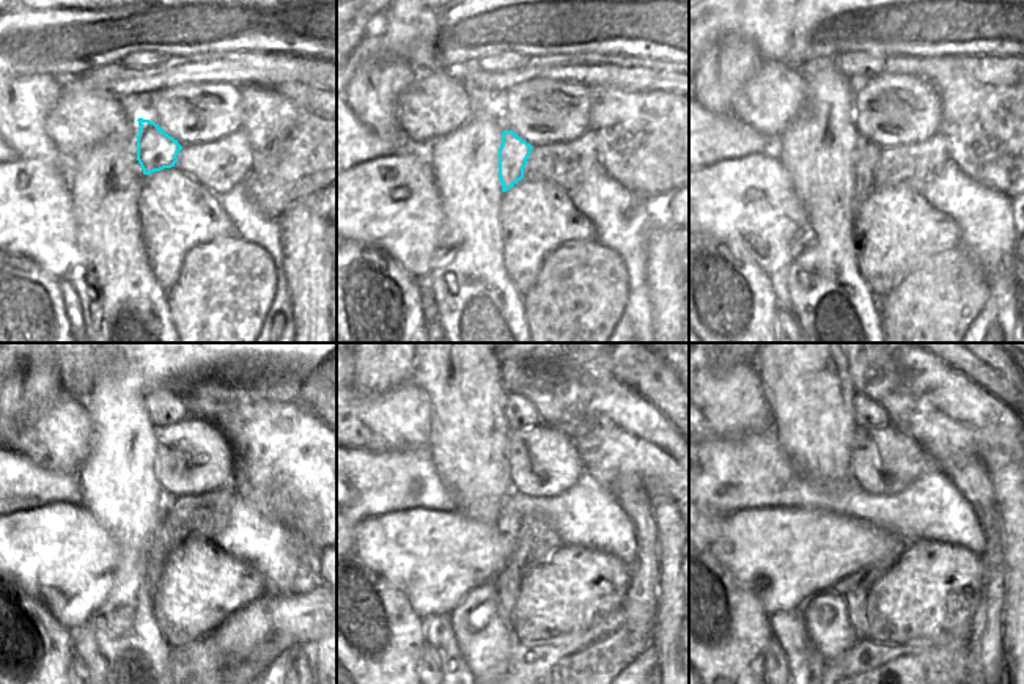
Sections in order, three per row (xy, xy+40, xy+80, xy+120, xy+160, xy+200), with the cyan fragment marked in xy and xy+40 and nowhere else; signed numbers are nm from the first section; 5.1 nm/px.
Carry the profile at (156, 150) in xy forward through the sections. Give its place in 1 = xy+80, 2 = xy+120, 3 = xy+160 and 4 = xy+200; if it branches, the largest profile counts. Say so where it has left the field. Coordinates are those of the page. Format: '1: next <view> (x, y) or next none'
1: next xy+80 (869, 154)
2: next xy+120 (161, 541)
3: next xy+160 (507, 582)
4: next xy+200 (856, 599)

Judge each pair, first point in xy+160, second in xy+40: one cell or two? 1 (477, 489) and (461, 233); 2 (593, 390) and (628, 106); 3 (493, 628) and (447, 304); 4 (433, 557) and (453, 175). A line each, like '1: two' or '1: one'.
1: one
2: one
3: one
4: two

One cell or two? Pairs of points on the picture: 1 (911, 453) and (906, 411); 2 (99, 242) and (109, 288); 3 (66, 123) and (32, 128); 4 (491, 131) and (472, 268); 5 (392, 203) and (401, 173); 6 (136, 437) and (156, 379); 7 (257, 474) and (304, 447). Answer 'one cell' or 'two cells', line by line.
1: two cells
2: one cell
3: two cells
4: one cell
5: one cell
6: two cells
7: one cell

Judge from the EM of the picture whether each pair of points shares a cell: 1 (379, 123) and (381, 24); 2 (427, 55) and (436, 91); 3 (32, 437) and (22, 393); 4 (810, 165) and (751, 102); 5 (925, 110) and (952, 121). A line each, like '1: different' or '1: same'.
1: different
2: different
3: different
4: different
5: different

